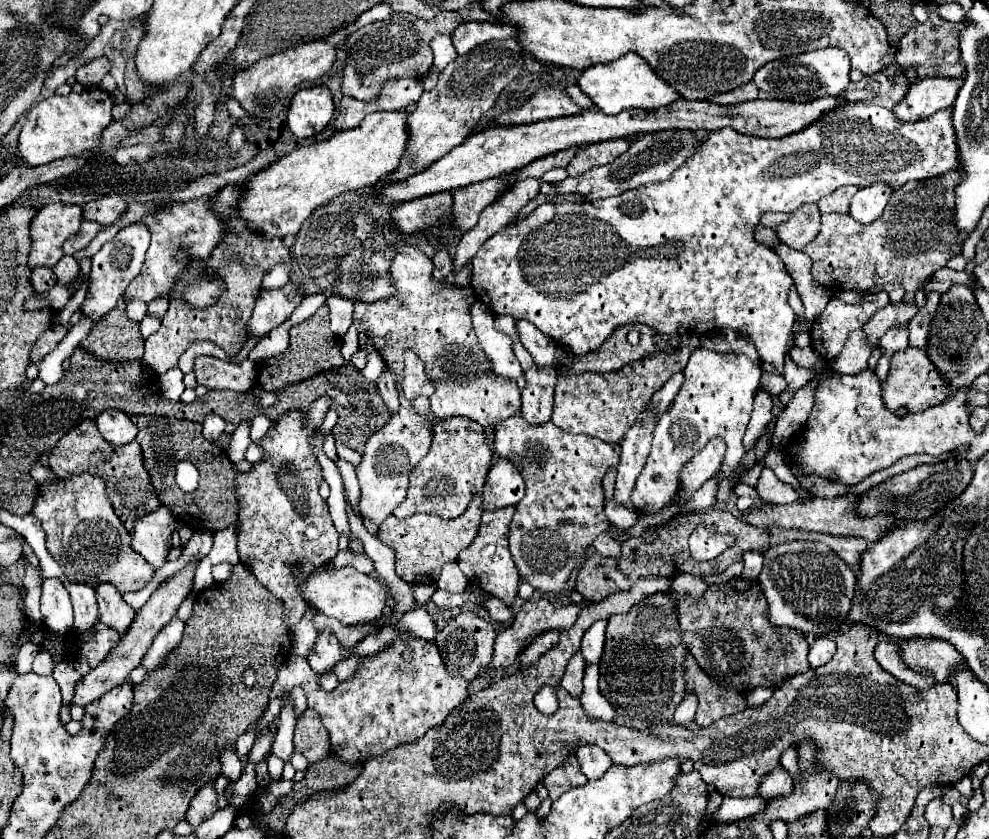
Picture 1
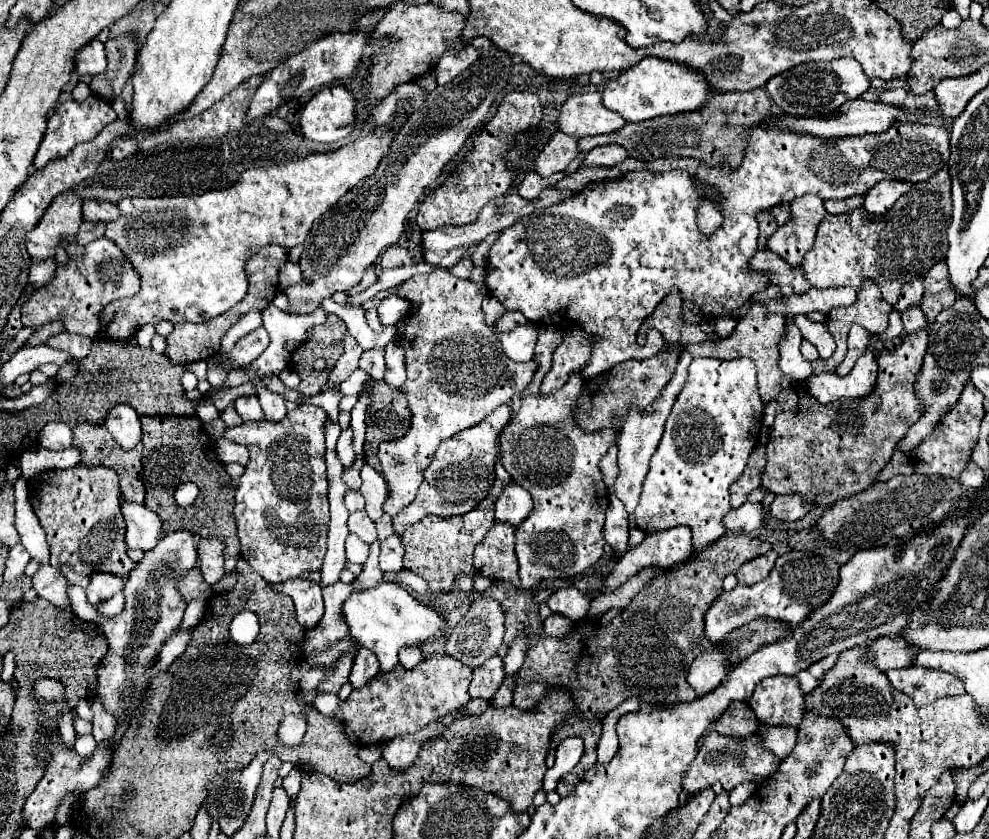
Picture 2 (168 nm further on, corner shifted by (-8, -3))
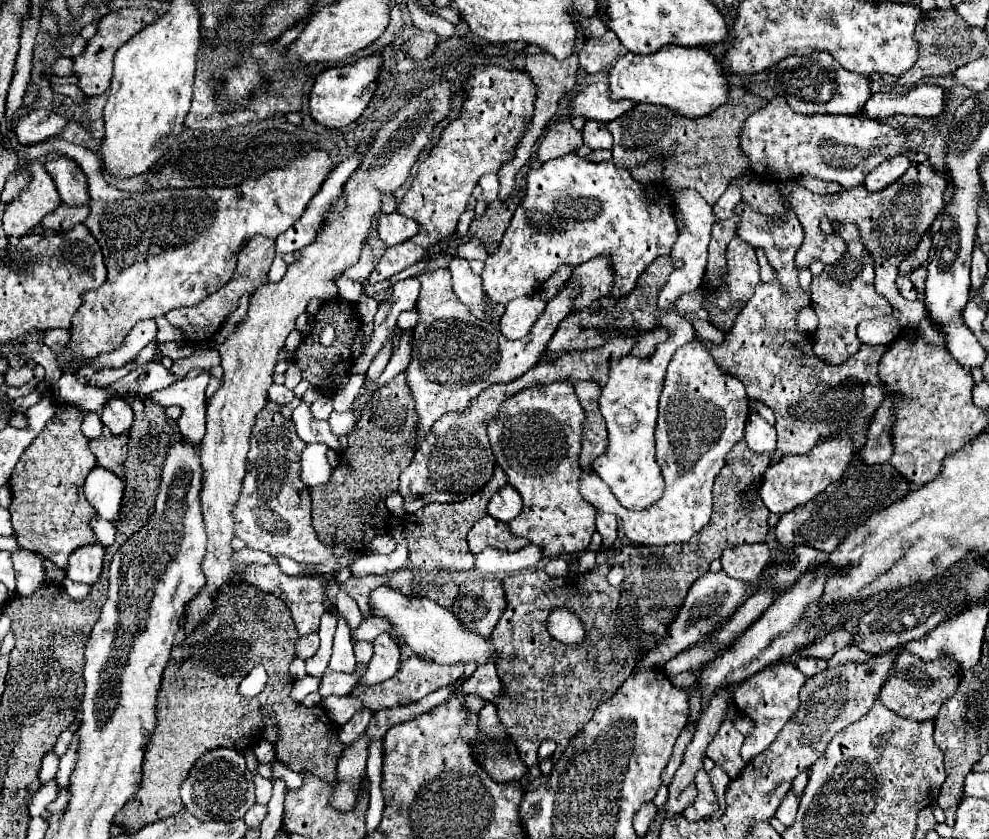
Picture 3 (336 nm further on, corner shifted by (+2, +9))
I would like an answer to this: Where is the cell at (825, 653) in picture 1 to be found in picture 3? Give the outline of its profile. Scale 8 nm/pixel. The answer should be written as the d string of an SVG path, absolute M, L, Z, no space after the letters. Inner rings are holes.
M802 659L802 661L798 661L796 667L798 667L806 677L814 677L814 675L822 673L822 671L828 667L828 661L824 661L824 659Z

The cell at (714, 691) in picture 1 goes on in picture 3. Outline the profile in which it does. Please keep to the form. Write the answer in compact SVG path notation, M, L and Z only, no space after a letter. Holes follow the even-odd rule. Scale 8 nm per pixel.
M730 705L726 721L722 723L722 729L714 737L714 741L708 745L706 755L734 779L738 773L742 773L746 763L740 759L740 747L742 747L744 735L738 733L732 725L734 717L738 717L738 711L732 707L734 705Z

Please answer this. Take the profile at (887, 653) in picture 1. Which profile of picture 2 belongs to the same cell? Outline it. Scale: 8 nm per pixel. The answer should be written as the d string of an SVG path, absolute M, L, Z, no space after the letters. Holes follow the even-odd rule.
M908 667L908 669L890 669L886 671L892 687L910 695L918 707L928 705L946 695L962 695L964 685L956 681L950 673L942 669L928 667Z

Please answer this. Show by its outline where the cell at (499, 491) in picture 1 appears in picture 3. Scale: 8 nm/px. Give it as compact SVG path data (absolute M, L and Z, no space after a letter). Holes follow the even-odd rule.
M510 485L494 493L494 497L488 503L488 515L496 517L502 523L510 523L514 517L518 517L520 511L522 511L522 499L518 497L518 491L514 491Z

